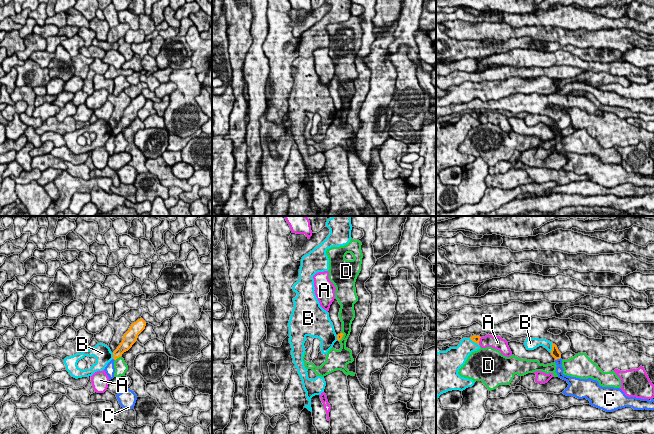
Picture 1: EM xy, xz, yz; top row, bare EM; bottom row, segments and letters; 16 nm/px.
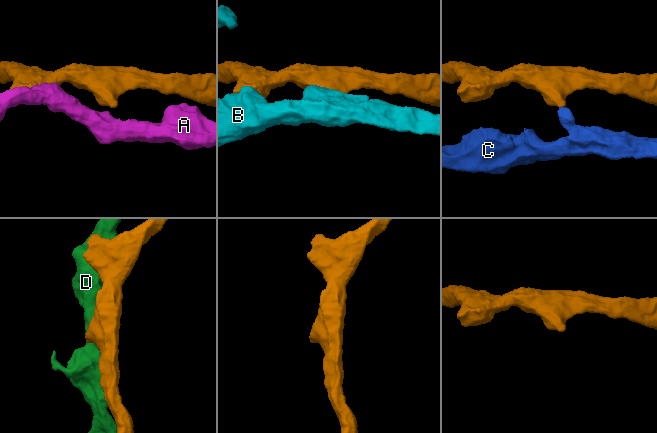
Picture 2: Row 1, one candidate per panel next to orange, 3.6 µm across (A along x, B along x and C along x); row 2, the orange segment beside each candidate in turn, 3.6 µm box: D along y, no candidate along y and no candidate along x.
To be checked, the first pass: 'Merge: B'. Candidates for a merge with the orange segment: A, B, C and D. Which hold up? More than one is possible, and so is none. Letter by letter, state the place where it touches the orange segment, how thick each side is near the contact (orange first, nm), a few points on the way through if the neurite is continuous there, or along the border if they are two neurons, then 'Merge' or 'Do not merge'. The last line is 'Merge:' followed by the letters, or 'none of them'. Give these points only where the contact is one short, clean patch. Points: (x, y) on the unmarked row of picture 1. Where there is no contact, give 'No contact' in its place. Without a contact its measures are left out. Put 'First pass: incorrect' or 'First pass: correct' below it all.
A: Touches orange at yz (479, 116). Thickness 120 nm (orange) against 190 nm. Boundary: yz (481, 113), (478, 120). Do not merge
B: Touches orange at yz (552, 124). Thickness 140 nm (orange) against 130 nm. Do not merge
C: Touches orange at yz (557, 134). Thickness 140 nm (orange) against 130 nm. Boundary: yz (560, 133), (555, 136). Do not merge
D: Touches orange at xy (117, 133). Thickness 180 nm (orange) against 200 nm. Do not merge
Merge: none of them
First pass: incorrect

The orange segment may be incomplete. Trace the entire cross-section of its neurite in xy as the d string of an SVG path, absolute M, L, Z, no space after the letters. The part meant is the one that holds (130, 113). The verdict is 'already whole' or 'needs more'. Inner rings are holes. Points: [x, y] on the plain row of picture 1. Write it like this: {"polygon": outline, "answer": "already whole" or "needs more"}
{"polygon": "M140 94L132 99L129 106L124 110L123 116L117 125L113 128L113 135L121 133L122 130L128 127L137 117L138 111L145 105L146 98Z", "answer": "already whole"}

